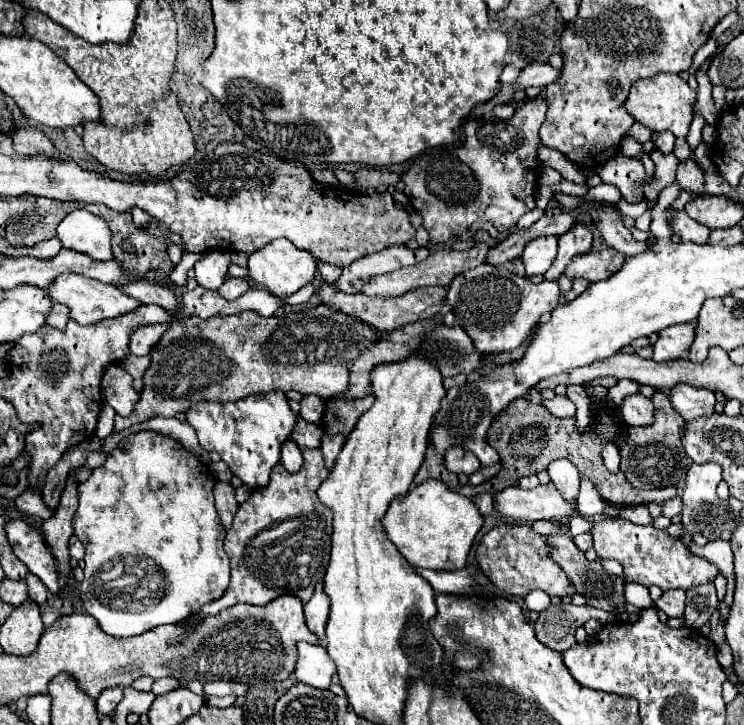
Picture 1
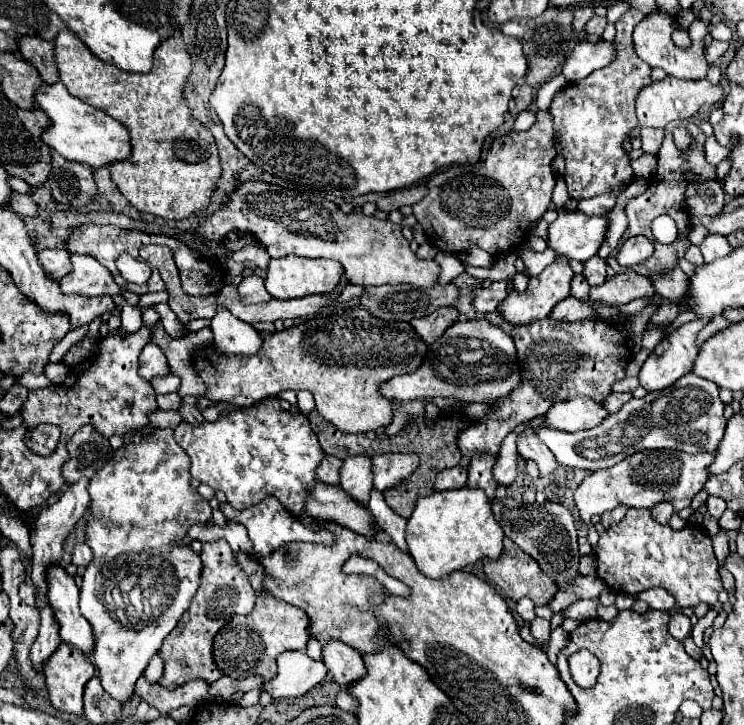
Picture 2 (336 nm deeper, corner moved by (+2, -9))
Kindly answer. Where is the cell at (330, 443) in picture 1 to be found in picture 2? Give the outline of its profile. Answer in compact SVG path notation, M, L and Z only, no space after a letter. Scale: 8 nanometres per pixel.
M381 454L373 456L373 476L375 488L385 492L407 482L413 470L419 466L415 454Z

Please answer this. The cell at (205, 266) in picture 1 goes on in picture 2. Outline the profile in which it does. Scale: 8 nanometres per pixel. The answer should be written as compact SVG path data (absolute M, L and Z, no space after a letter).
M227 310L217 312L217 316L211 320L211 330L215 334L213 348L221 354L251 356L261 350L261 334L251 324L241 322Z

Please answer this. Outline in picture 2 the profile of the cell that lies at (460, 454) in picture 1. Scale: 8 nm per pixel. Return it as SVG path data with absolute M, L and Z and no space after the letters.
M543 318L515 326L511 330L511 338L517 346L521 386L511 390L509 398L487 404L487 416L461 432L459 450L465 456L475 456L481 452L497 454L503 438L515 426L545 414L555 402L575 396L589 396L595 402L603 402L609 396L613 382L625 378L625 368L631 356L625 336L619 328L615 328L615 324L605 320L579 320L571 324Z

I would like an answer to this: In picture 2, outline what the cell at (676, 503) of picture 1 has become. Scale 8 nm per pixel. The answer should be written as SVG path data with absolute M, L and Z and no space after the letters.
M709 496L709 500L707 500L707 512L709 512L711 516L721 518L721 514L723 514L725 508L727 508L727 506L725 506L725 502L723 502L719 496Z

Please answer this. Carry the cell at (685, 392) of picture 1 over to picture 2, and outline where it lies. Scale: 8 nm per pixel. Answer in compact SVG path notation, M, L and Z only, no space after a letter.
M693 372L679 378L669 390L651 392L639 400L629 400L619 412L611 414L601 426L581 432L561 432L541 428L539 438L553 452L557 462L567 468L601 470L615 466L623 458L643 450L681 450L687 454L717 452L717 446L725 432L725 404L719 398L717 384L697 378Z

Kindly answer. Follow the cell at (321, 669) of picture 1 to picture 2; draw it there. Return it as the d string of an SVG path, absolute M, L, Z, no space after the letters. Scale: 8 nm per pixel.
M305 650L297 652L283 652L277 658L279 664L279 674L265 682L265 688L273 698L295 698L307 694L313 686L317 686L325 674L327 668L319 660L313 660L305 654Z

